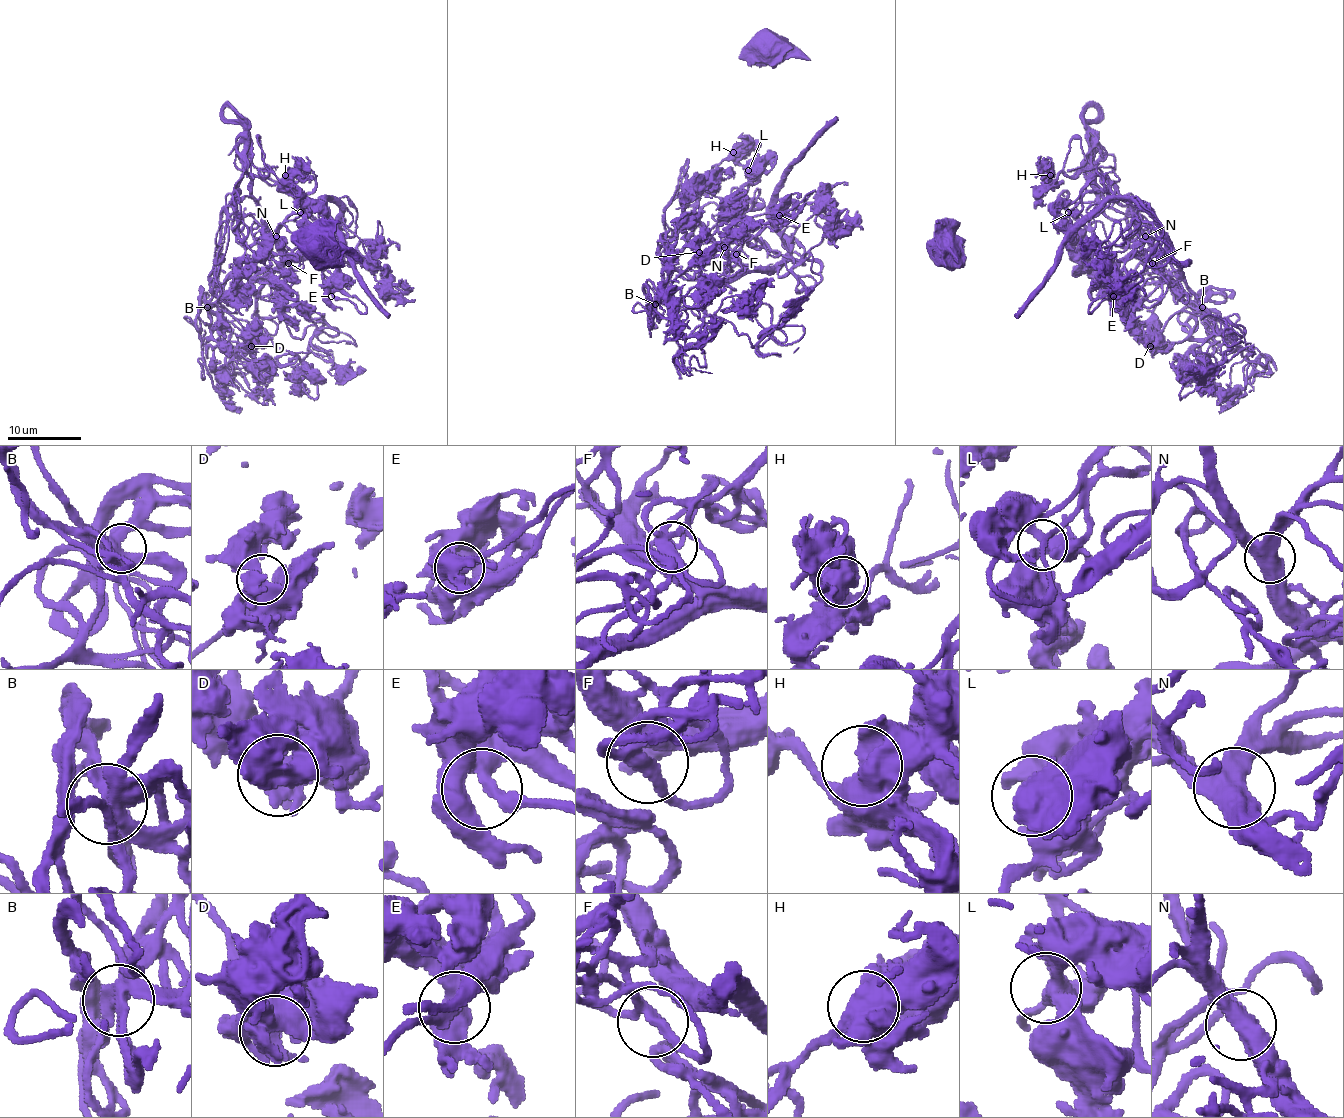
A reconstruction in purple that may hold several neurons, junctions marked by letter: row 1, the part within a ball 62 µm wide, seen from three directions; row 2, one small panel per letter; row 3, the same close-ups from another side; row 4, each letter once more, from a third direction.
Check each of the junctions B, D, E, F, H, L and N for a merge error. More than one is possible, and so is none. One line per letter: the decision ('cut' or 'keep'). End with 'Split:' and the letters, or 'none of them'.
B: keep
D: keep
E: keep
F: keep
H: keep
L: keep
N: keep
Split: none of them

